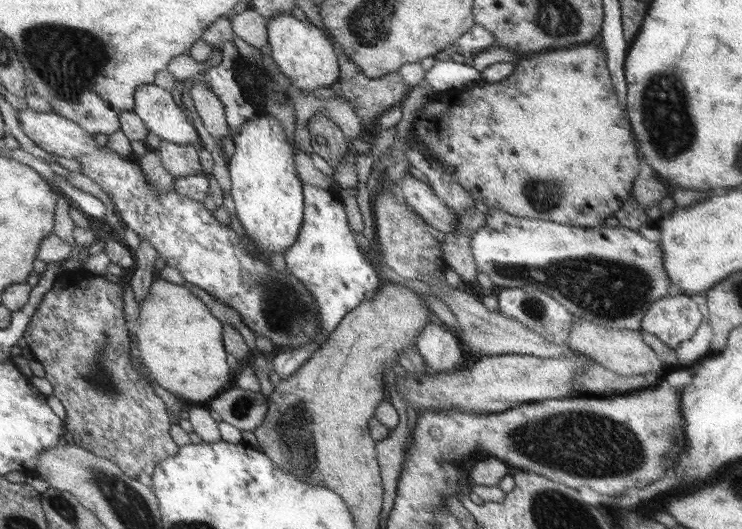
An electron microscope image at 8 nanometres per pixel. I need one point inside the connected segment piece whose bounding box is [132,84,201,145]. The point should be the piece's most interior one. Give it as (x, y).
(154, 105)

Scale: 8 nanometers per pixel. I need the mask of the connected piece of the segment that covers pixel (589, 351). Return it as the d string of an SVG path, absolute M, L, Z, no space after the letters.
M578 319L570 325L567 343L572 350L581 352L592 361L624 376L645 375L647 372L666 372L664 363L660 362L654 350L647 346L640 331L605 328L604 325L592 321Z

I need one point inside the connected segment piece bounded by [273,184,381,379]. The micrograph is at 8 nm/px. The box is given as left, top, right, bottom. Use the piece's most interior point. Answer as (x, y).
(325, 257)

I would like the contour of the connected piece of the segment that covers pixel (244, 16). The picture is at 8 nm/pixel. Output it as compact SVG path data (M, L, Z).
M248 8L232 18L231 25L233 31L242 40L261 50L262 47L269 46L267 39L267 20L264 20L260 13L254 8Z

